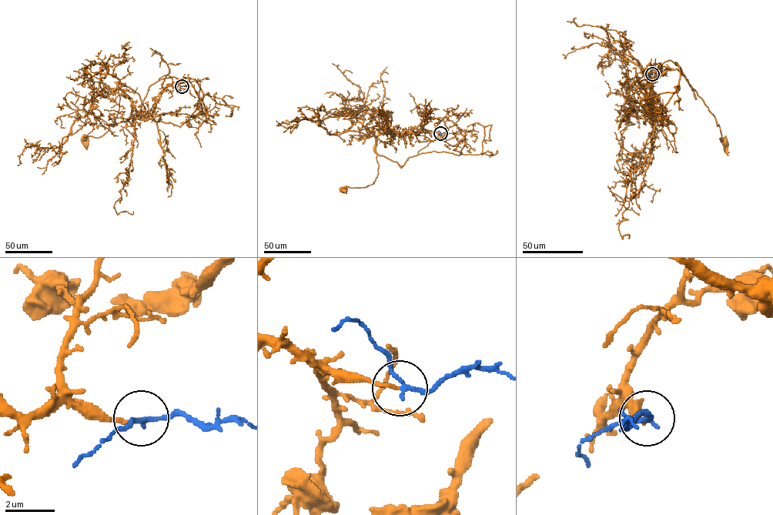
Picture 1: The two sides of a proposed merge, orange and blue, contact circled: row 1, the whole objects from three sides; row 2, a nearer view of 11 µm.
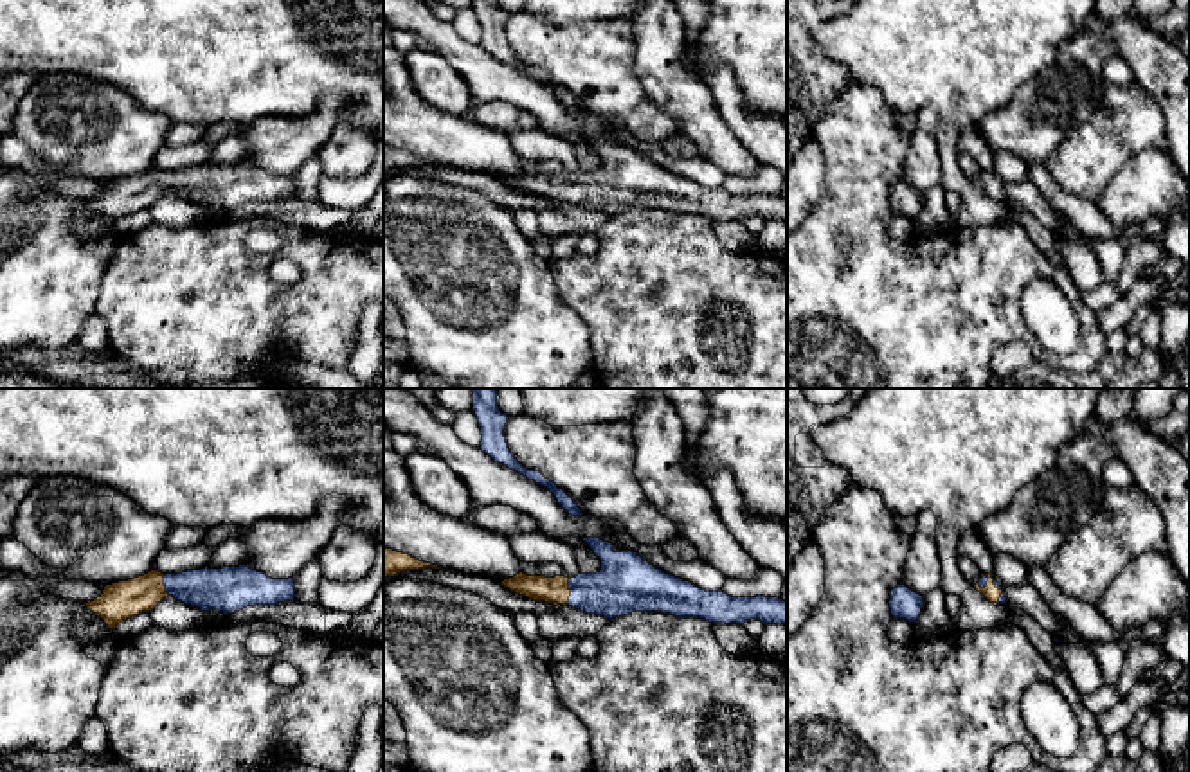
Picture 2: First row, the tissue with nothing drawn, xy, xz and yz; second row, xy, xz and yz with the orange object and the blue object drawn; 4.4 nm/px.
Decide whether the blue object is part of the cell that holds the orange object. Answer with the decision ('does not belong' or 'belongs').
belongs

